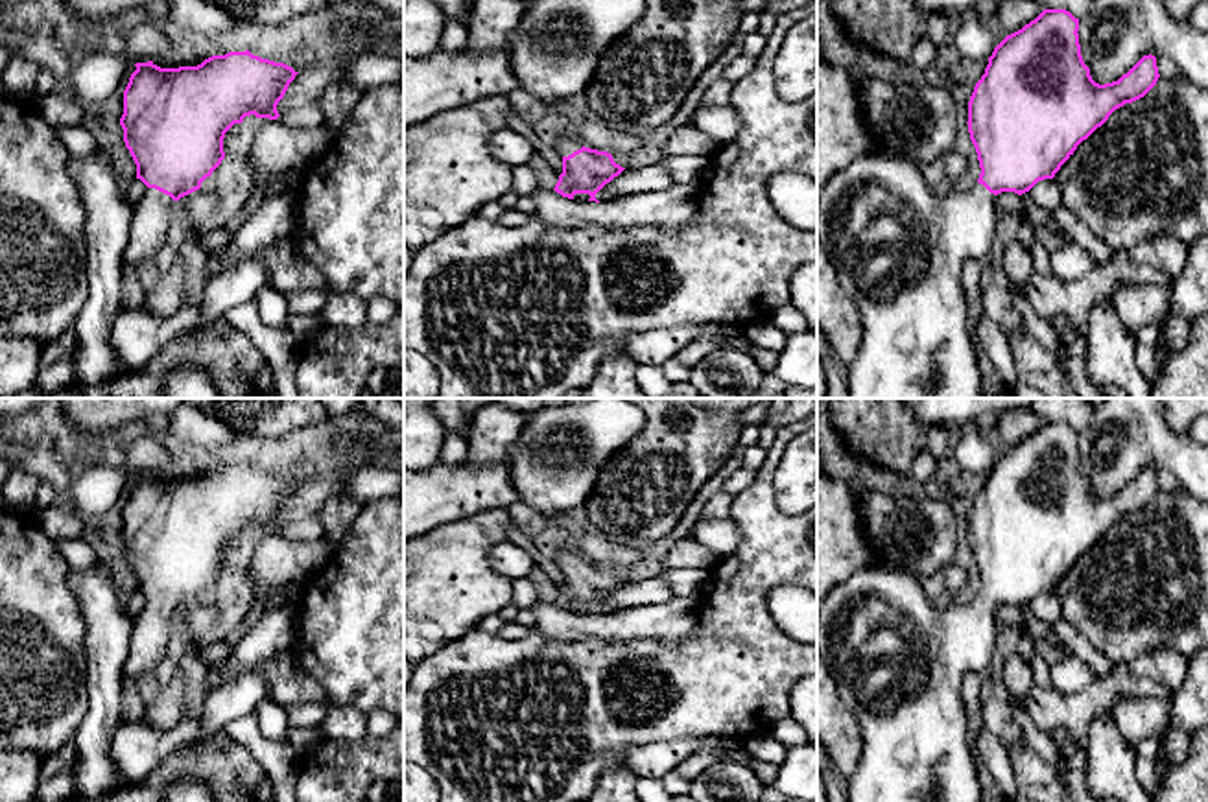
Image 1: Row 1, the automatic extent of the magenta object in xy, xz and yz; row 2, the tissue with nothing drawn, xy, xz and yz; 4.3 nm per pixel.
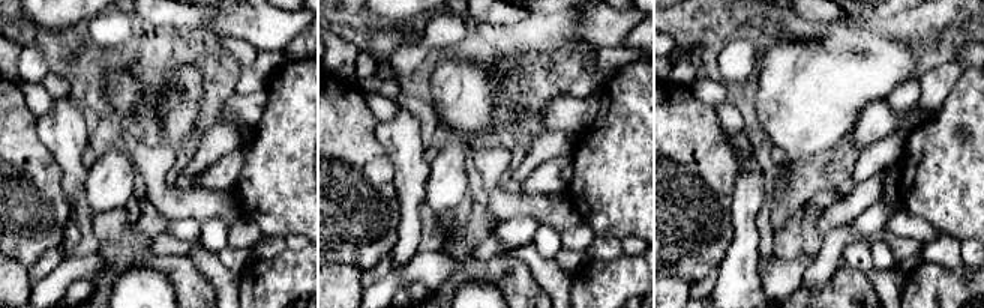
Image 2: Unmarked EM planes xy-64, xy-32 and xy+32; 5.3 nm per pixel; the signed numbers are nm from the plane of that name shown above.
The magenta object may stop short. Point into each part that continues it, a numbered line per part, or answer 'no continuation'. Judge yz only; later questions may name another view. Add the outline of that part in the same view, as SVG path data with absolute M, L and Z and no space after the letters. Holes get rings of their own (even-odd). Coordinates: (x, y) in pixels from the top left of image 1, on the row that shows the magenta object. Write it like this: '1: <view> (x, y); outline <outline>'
1: yz (899, 249); outline M887 153L858 157L817 192L817 240L863 326L856 360L848 363L848 398L983 398L979 363L966 330L963 265L989 254L996 210L994 194L977 181L957 192L935 194L918 164Z

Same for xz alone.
1: xz (565, 144); outline M570 129L568 133L564 135L557 135L553 136L551 140L551 146L555 147L555 151L559 153L559 157L568 157L572 155L574 151L581 149L583 144L581 140L575 136L574 129Z

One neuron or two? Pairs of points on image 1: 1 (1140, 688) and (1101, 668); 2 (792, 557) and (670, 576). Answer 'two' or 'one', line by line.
1: two
2: two

